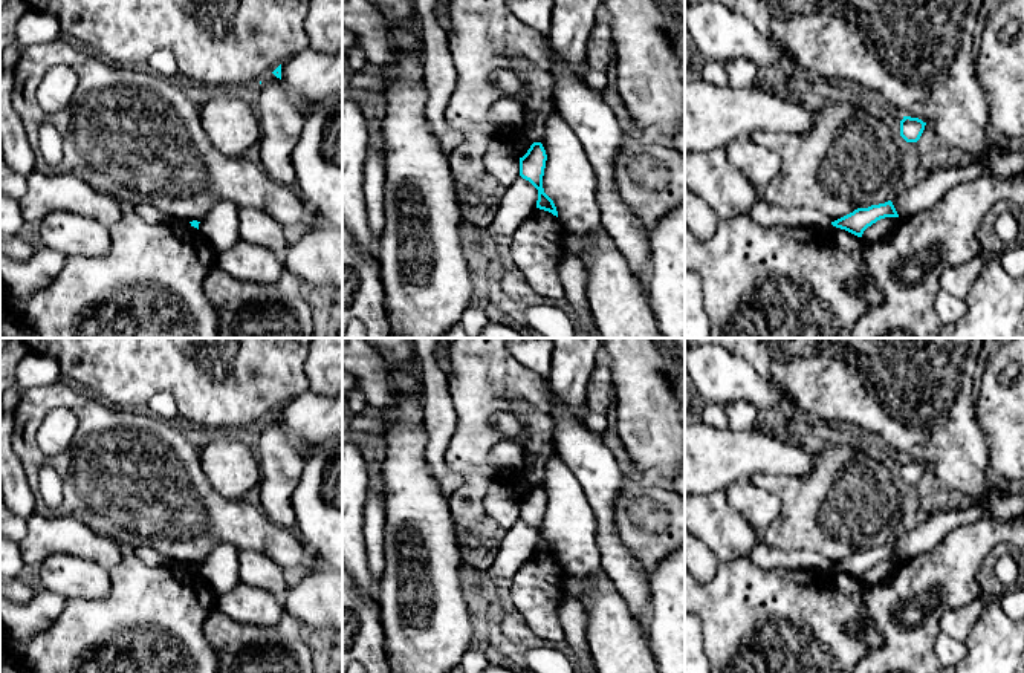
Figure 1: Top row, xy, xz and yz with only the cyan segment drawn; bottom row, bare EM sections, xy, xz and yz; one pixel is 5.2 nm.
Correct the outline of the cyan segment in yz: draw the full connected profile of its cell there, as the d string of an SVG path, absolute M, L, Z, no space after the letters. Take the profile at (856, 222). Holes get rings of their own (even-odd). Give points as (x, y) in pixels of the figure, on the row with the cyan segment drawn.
M891 200L871 205L868 208L857 208L853 213L831 222L831 225L862 237L868 226L885 217L899 217Z

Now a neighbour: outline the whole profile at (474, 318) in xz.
M472 303L468 306L460 320L460 326L463 327L468 338L475 338L480 333L480 330L486 326L486 323L488 317L484 309Z

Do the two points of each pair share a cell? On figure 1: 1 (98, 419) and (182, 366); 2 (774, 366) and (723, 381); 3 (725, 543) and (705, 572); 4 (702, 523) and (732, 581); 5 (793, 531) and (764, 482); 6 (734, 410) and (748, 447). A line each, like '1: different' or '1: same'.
1: different
2: different
3: different
4: different
5: same
6: different

